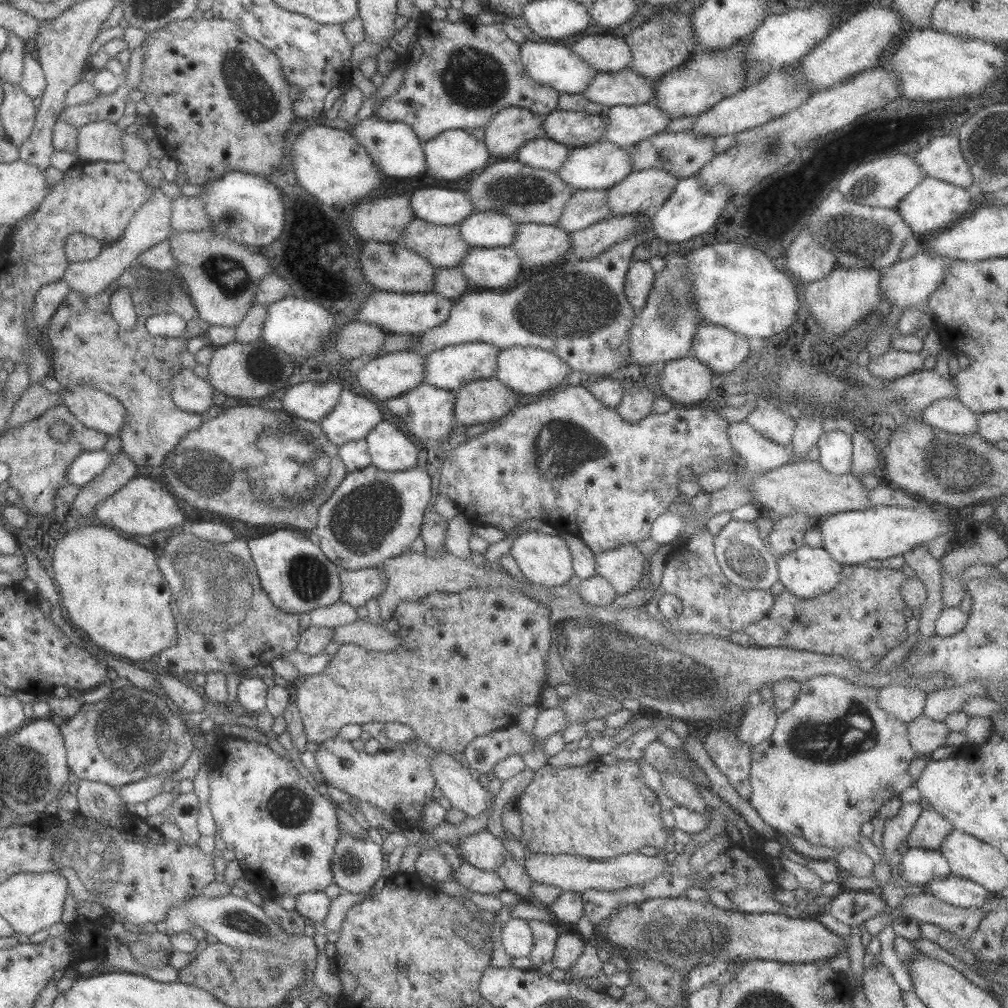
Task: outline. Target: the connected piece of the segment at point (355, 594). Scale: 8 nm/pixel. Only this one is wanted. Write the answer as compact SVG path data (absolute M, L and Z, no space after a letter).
M375 567L357 570L340 569L338 577L341 593L337 602L349 604L353 609L364 606L372 598L377 600L386 586L384 572Z

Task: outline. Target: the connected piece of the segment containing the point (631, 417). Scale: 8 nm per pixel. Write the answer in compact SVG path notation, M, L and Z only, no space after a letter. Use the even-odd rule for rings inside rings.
M646 386L626 387L615 409L625 421L634 423L652 413L653 392Z

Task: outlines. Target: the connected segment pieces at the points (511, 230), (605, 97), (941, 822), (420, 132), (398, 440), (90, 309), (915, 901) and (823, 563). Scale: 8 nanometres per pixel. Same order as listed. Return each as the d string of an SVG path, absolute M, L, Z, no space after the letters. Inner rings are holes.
M473 211L457 224L469 247L493 248L512 244L518 224L499 211Z
M625 68L619 72L597 72L581 94L608 110L617 105L650 103L655 85L656 82Z
M921 809L918 819L904 840L903 849L915 847L938 850L942 840L945 840L952 829L952 824L936 810Z
M445 22L427 24L427 56L408 64L410 55L397 54L393 69L404 69L403 81L396 92L385 97L377 106L379 121L394 121L407 124L422 142L429 141L439 133L452 130L471 130L487 127L487 121L495 113L507 107L525 108L538 115L545 115L554 109L559 93L550 86L536 83L525 71L520 59L520 44L507 37L502 23L481 25L469 22Z
M385 419L378 422L364 439L371 465L379 470L397 472L417 464L417 447Z
M134 263L129 265L123 274L119 275L109 286L106 286L95 296L84 297L70 290L67 298L56 308L48 322L48 336L51 347L51 376L62 386L70 387L73 384L88 384L97 390L115 398L124 409L124 421L119 429L118 436L121 441L121 450L136 464L137 468L143 466L159 466L164 456L179 442L186 433L195 430L201 423L201 415L185 412L174 406L170 396L170 378L183 366L179 361L179 354L185 352L186 342L192 336L204 335L209 325L199 318L196 308L190 301L187 292L175 287L171 292L170 299L162 299L159 295L147 295L146 282L142 280L150 278L150 272L137 268ZM129 287L130 299L135 307L136 325L130 329L120 327L110 313L110 296L118 288ZM175 313L178 314L186 324L185 330L171 339L166 337L151 337L147 335L145 326L146 318L154 314Z
M919 892L907 893L900 905L903 906L901 913L905 916L910 916L919 923L940 926L964 942L977 928L980 920L1002 904L1002 899L1003 897L999 895L993 895L982 907L963 908L937 900L928 892Z
M805 544L776 557L778 582L797 598L814 598L836 588L842 564L839 564L823 547L811 548Z

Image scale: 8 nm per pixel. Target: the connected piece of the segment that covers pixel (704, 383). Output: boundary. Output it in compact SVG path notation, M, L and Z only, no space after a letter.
M695 357L665 363L658 377L664 397L673 405L710 402L716 386L716 374Z

